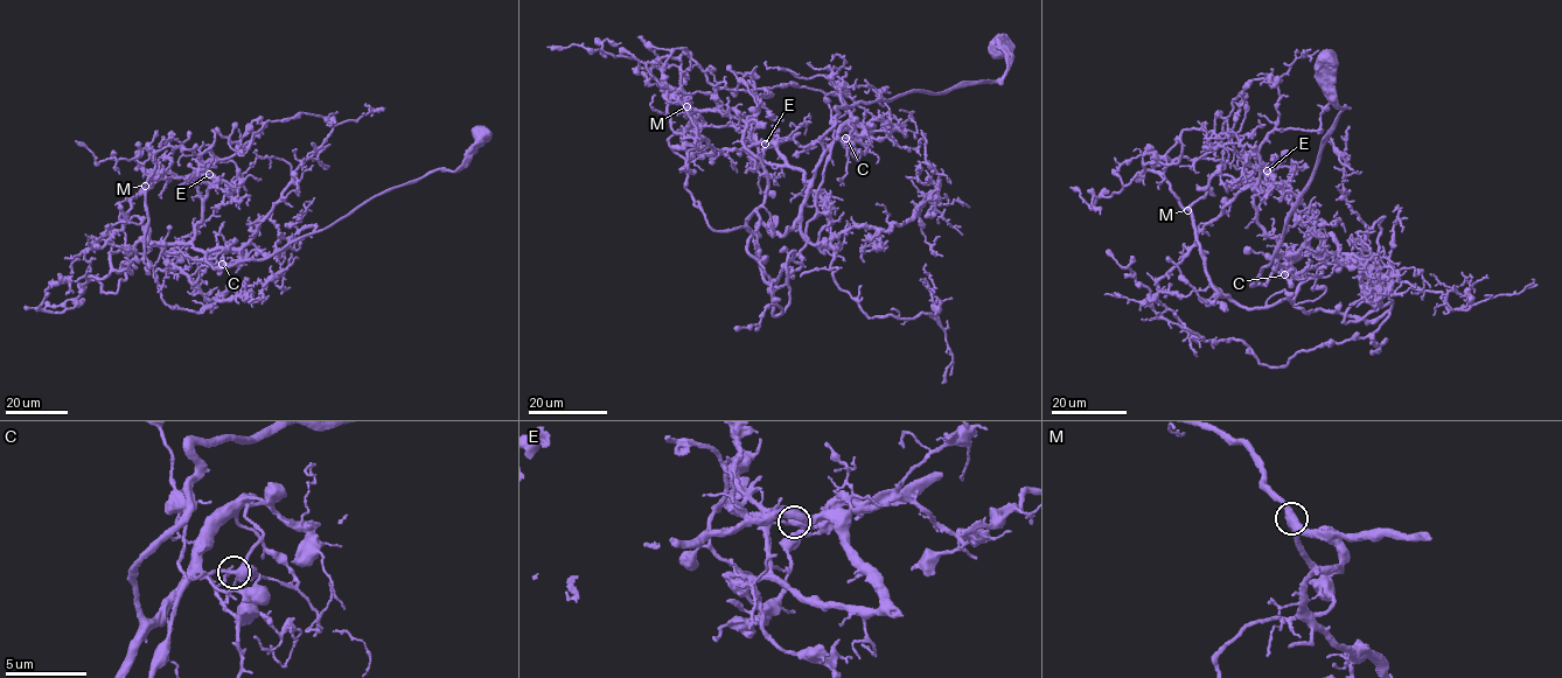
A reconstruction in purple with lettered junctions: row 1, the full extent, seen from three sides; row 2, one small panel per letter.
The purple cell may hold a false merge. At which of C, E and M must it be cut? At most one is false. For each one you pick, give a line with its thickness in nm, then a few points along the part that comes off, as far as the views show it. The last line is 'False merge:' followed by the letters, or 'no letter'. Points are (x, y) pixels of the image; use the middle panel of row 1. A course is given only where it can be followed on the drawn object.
E: Thickness 480 nm. Course of the part to remove: (764, 144), (789, 140), (800, 133)
False merge: E

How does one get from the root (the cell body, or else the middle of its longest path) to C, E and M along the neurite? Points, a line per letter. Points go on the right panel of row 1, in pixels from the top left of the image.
C: (1325, 61), (1318, 68), (1346, 106), (1253, 285), (1266, 285), (1284, 256), (1284, 274)
E: (1325, 61), (1318, 68), (1346, 106), (1253, 285), (1296, 260), (1308, 243), (1296, 208), (1269, 184), (1266, 170)
M: (1325, 61), (1346, 106), (1253, 285), (1306, 251), (1290, 196), (1259, 169), (1226, 188), (1215, 174), (1187, 210)

